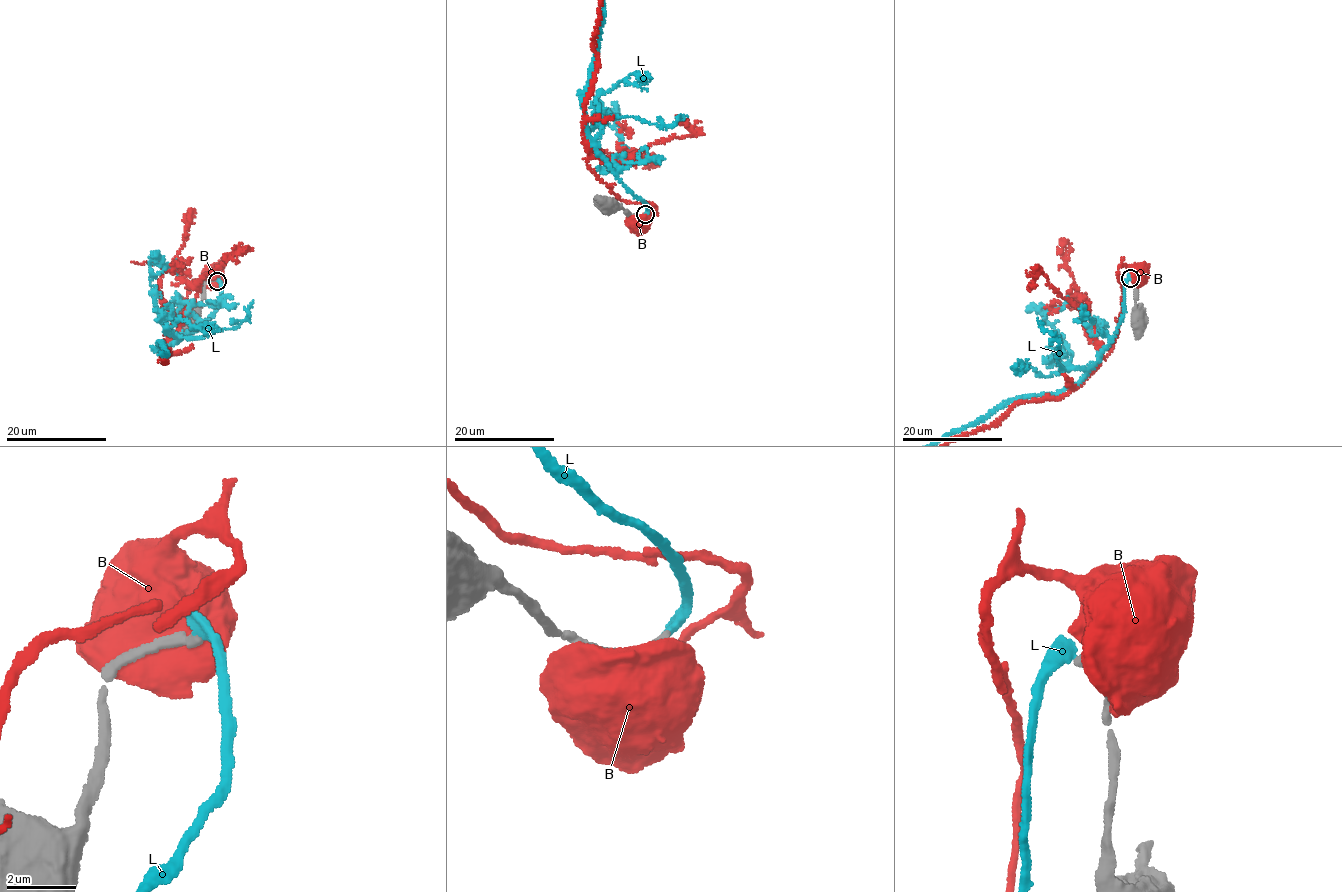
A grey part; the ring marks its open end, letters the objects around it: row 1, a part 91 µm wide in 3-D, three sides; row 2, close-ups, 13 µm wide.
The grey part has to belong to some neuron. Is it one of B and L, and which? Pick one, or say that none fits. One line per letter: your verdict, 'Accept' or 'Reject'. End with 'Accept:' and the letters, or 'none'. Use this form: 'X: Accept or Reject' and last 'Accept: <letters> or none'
B: Reject
L: Reject
Accept: none

